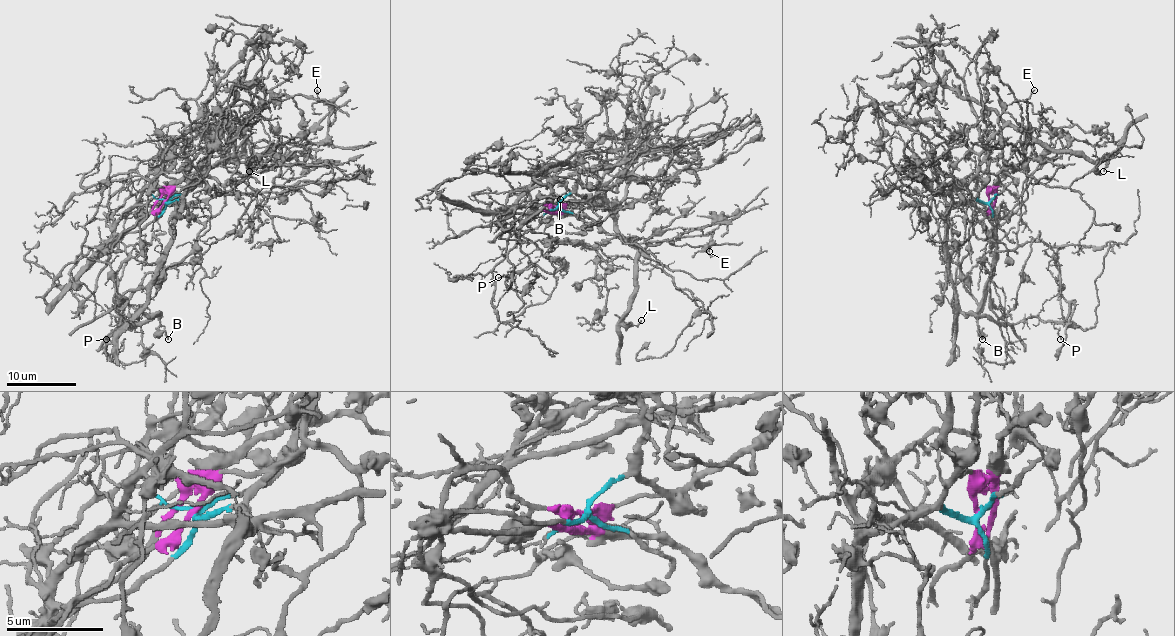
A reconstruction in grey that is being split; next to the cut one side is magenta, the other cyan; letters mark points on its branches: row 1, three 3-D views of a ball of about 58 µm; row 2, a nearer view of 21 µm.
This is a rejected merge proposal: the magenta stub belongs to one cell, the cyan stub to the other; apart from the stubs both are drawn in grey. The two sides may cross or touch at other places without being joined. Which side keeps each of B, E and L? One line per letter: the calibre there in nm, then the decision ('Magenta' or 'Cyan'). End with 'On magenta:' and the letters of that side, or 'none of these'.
B: Thickness 120 nm. Cyan
E: Thickness 170 nm. Magenta
L: Thickness 130 nm. Magenta
On magenta: E, L

